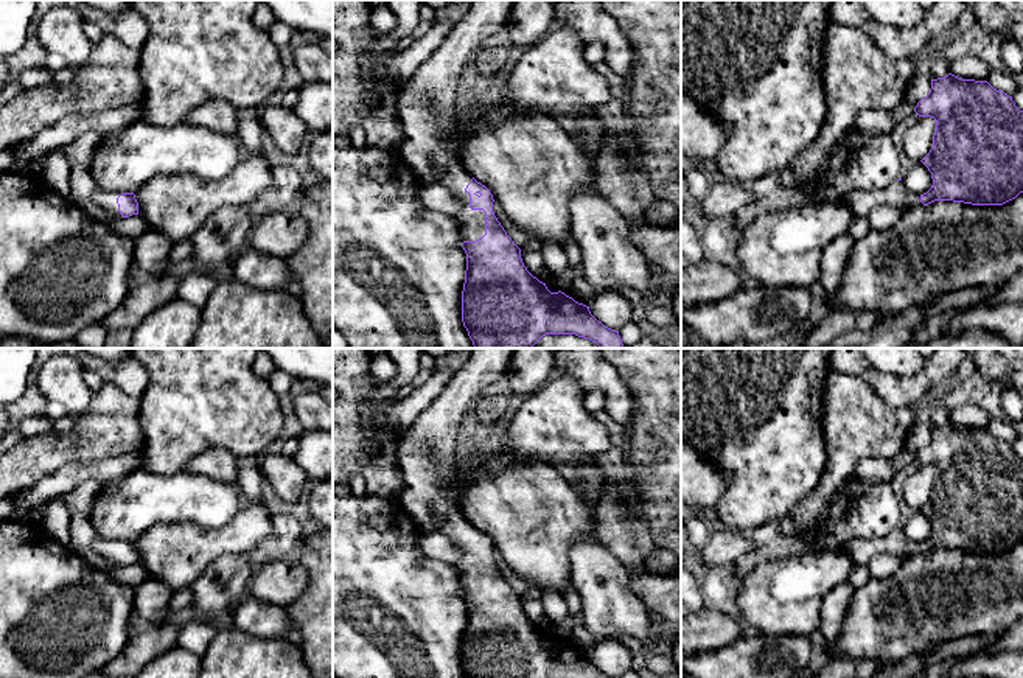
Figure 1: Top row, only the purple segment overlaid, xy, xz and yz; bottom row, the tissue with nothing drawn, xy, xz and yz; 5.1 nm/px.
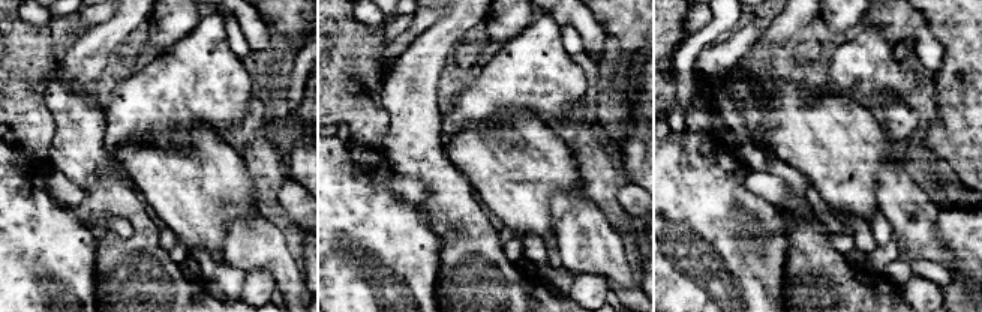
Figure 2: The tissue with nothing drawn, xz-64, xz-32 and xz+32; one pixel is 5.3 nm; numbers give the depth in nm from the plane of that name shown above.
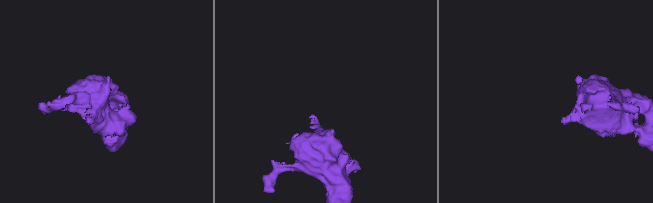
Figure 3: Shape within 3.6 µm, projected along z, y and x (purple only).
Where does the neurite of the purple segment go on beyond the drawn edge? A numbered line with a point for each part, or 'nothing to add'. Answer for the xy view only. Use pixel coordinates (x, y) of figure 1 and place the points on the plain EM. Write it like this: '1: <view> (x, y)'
1: xy (83, 535)

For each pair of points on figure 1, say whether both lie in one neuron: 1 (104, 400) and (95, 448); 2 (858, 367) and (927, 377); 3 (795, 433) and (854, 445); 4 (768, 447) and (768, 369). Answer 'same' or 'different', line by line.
1: same
2: same
3: different
4: same

